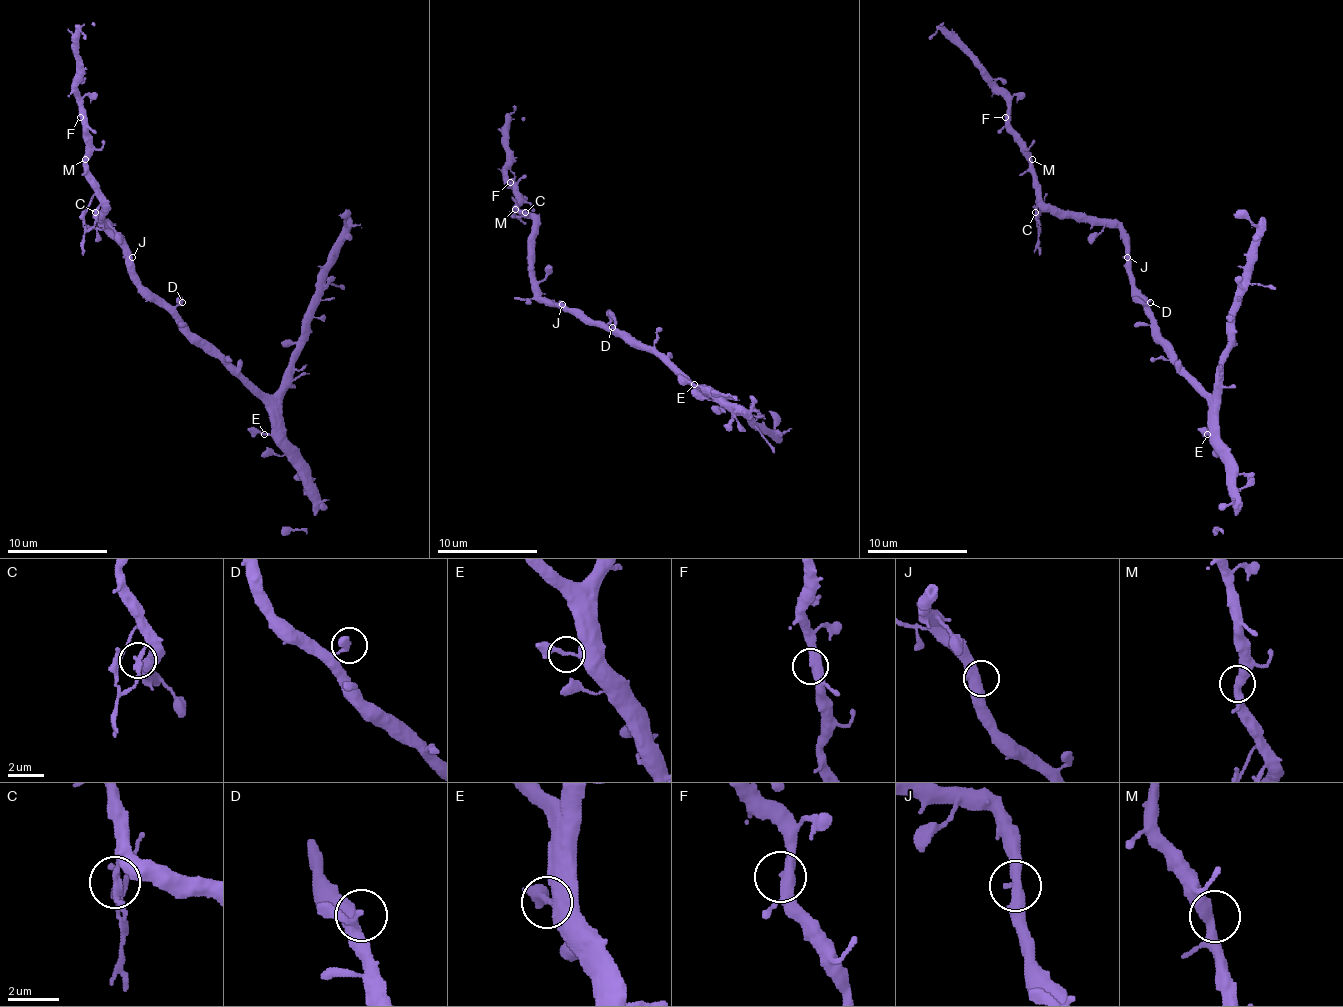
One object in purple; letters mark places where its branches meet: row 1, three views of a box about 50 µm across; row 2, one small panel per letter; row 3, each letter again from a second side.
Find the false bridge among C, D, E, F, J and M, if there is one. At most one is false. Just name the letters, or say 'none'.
C

